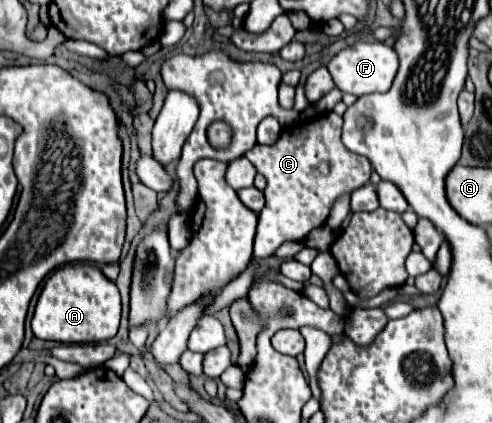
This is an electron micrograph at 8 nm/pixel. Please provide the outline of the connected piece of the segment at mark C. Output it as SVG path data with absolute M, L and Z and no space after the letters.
M334 112L298 122L294 126L288 126L272 146L256 144L252 150L248 150L246 158L252 162L252 166L262 174L268 182L264 196L266 206L258 214L258 228L254 238L254 256L256 258L268 258L274 254L274 250L288 242L302 242L306 236L322 226L334 206L334 202L354 192L356 188L370 182L372 166L368 158L350 152L344 148L340 140L342 132L342 118Z

